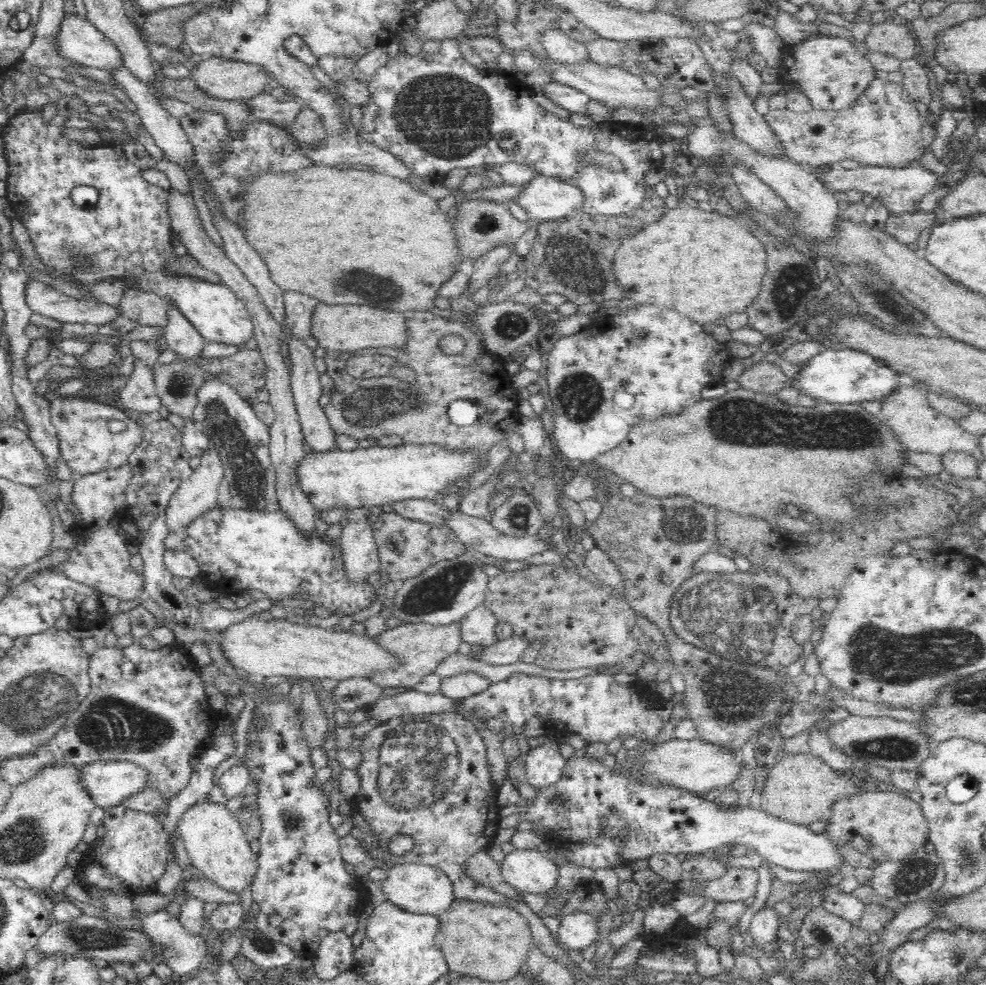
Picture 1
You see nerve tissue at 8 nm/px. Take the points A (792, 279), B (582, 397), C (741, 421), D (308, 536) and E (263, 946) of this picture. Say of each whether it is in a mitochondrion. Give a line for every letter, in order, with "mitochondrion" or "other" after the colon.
A: mitochondrion
B: mitochondrion
C: mitochondrion
D: other
E: mitochondrion

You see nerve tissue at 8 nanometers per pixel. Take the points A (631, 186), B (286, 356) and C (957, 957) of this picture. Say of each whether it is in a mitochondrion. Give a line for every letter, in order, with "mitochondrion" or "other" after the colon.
A: other
B: other
C: mitochondrion

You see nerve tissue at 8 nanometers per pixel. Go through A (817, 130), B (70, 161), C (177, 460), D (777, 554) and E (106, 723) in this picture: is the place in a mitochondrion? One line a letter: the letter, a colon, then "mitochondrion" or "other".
A: other
B: other
C: other
D: other
E: mitochondrion

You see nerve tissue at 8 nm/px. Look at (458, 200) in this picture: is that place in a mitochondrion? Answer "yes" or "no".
no

